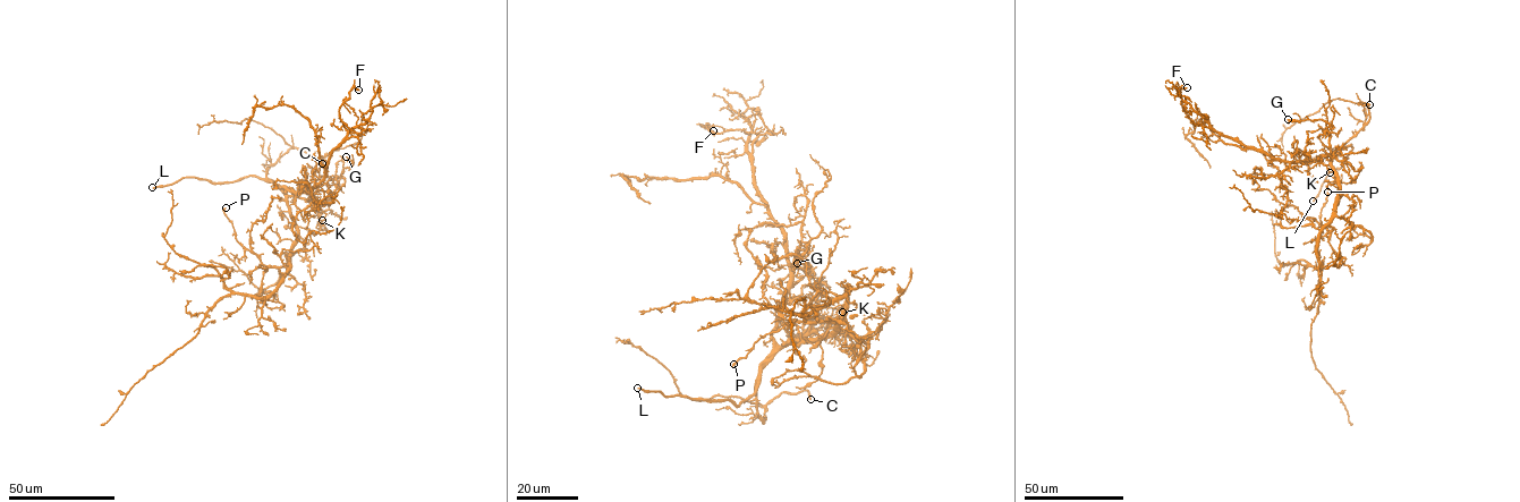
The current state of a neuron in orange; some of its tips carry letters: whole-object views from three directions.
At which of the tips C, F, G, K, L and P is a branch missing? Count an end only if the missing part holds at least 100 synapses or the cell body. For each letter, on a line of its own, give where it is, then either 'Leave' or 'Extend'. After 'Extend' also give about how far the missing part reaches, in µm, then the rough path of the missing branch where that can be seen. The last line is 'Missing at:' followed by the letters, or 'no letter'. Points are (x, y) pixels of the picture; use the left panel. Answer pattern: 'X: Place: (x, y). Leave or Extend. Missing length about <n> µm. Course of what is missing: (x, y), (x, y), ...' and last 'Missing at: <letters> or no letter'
C: Place: (322, 163). Extend. Missing length about 80 µm. Course of what is missing: (322, 163), (323, 177), (282, 217), (271, 249), (280, 267)
F: Place: (358, 90). Leave
G: Place: (346, 156). Leave
K: Place: (322, 220). Leave
L: Place: (152, 187). Extend. Missing length about 120 µm. Course of what is missing: (152, 187), (137, 195), (160, 188), (184, 172), (204, 178), (203, 185), (194, 192), (200, 204), (181, 254)
P: Place: (226, 207). Leave
Missing at: C, L

